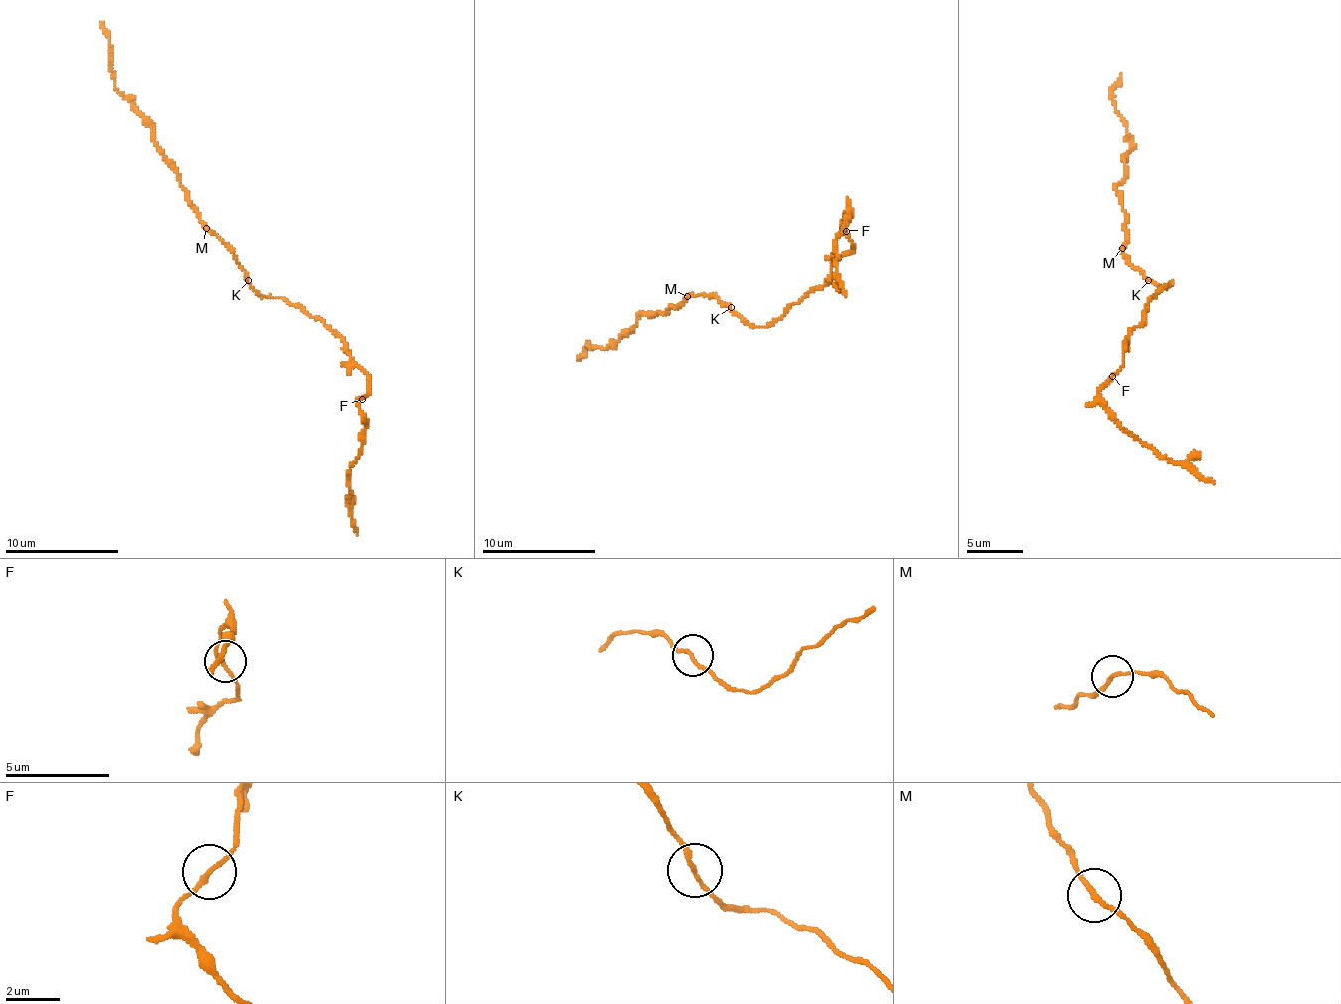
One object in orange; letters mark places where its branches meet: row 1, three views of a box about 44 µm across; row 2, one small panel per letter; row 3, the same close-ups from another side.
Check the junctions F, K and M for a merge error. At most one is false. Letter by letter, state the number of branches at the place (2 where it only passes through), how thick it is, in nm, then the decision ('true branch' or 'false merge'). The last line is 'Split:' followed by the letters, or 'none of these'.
F: 2 branches meet; 170 nm thick; true branch
K: 2 branches meet; 160 nm thick; true branch
M: 2 branches meet; 170 nm thick; false merge
Split: M

